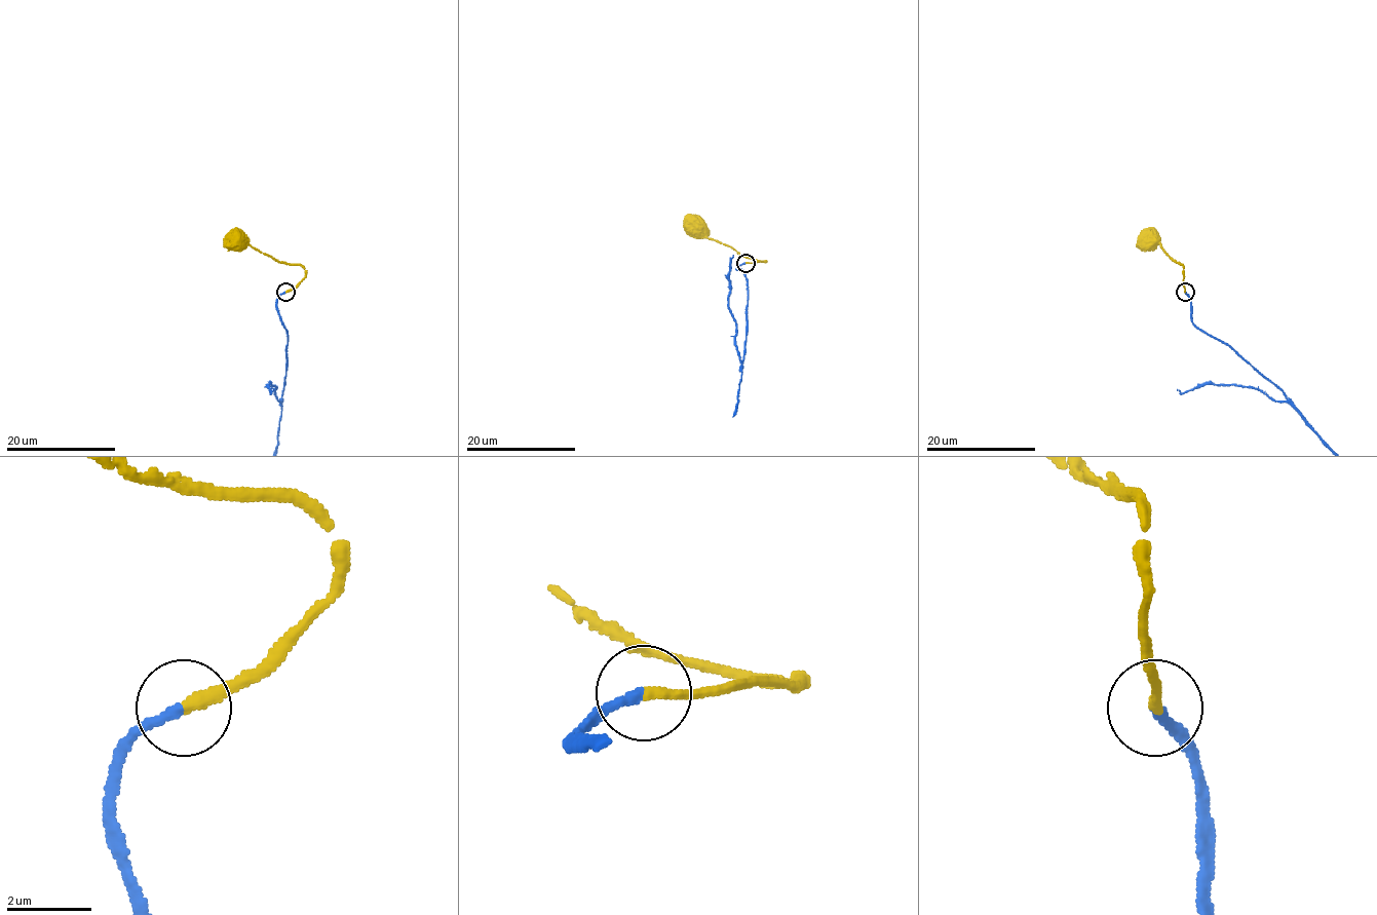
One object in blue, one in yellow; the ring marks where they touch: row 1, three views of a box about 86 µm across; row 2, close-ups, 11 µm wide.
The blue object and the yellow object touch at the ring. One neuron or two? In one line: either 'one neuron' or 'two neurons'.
one neuron

